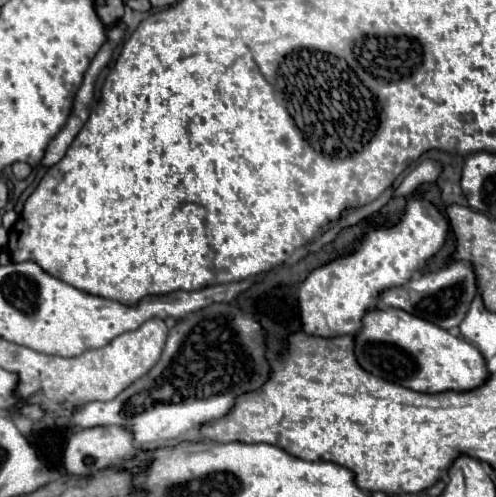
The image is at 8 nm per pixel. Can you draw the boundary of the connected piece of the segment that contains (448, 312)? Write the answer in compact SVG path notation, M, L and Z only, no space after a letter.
M453 263L447 269L427 273L421 277L413 277L405 285L389 287L389 289L381 291L379 301L383 305L397 307L415 317L431 321L441 329L451 329L463 321L463 317L469 309L469 303L473 301L475 295L477 295L477 285L475 285L475 273L471 271L471 267L467 263Z

